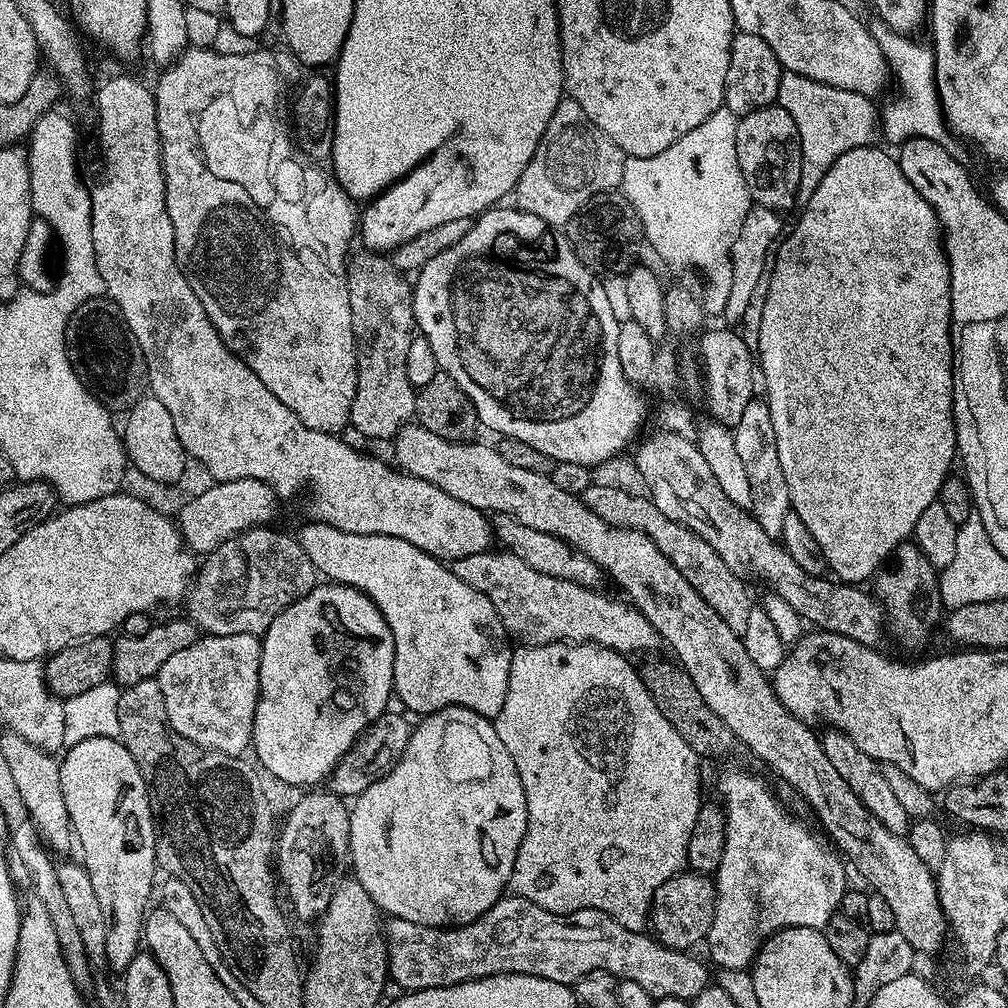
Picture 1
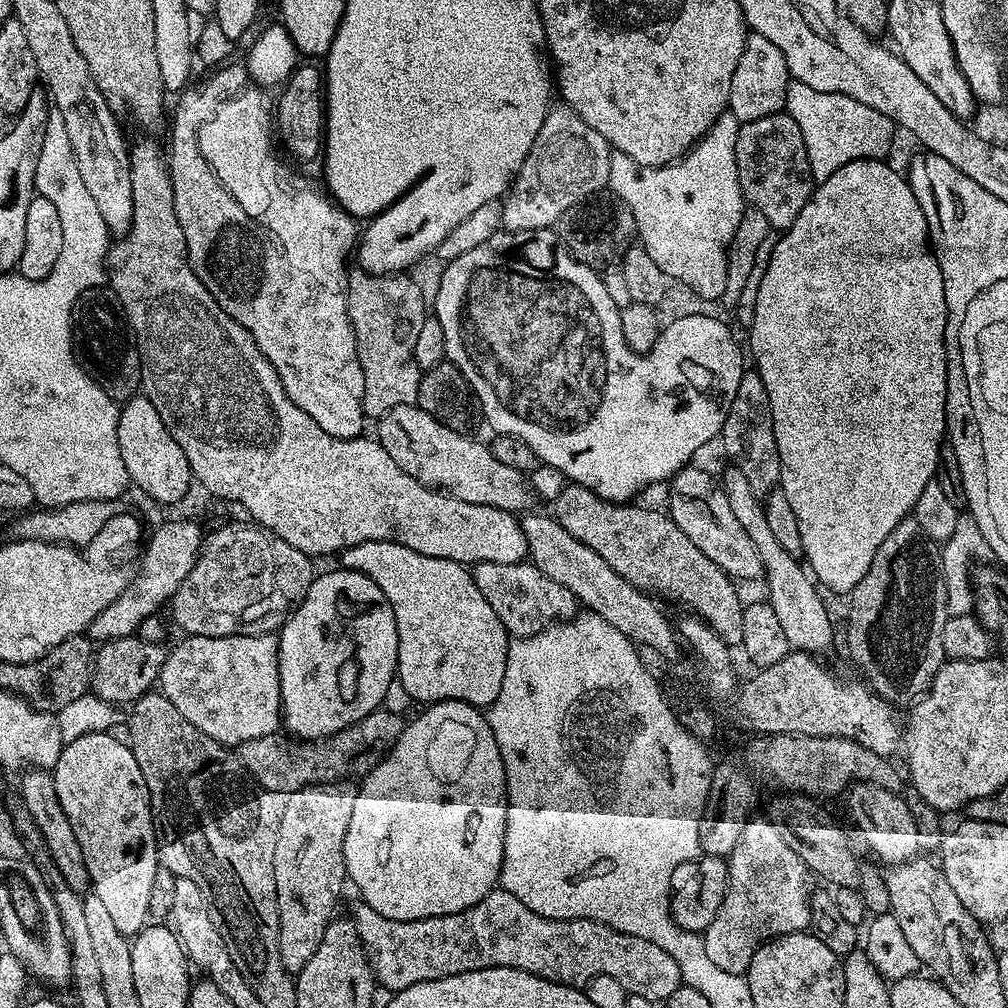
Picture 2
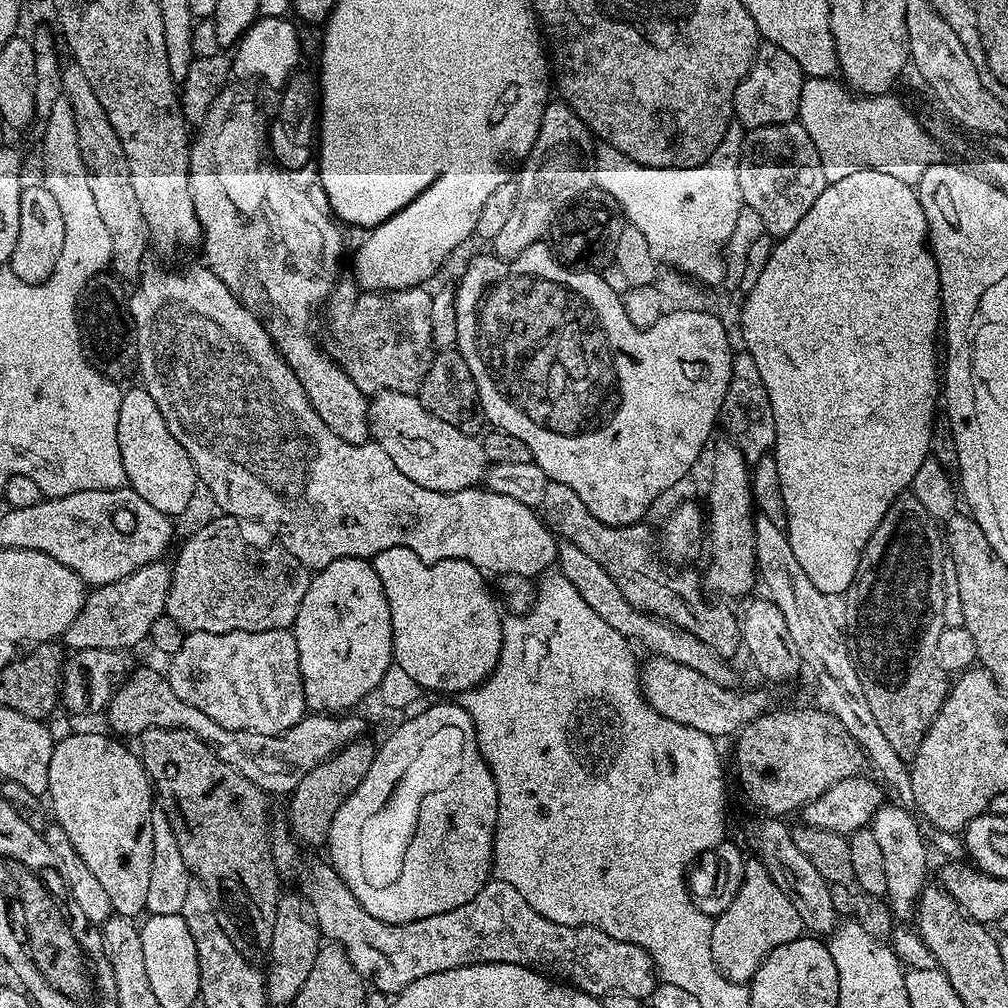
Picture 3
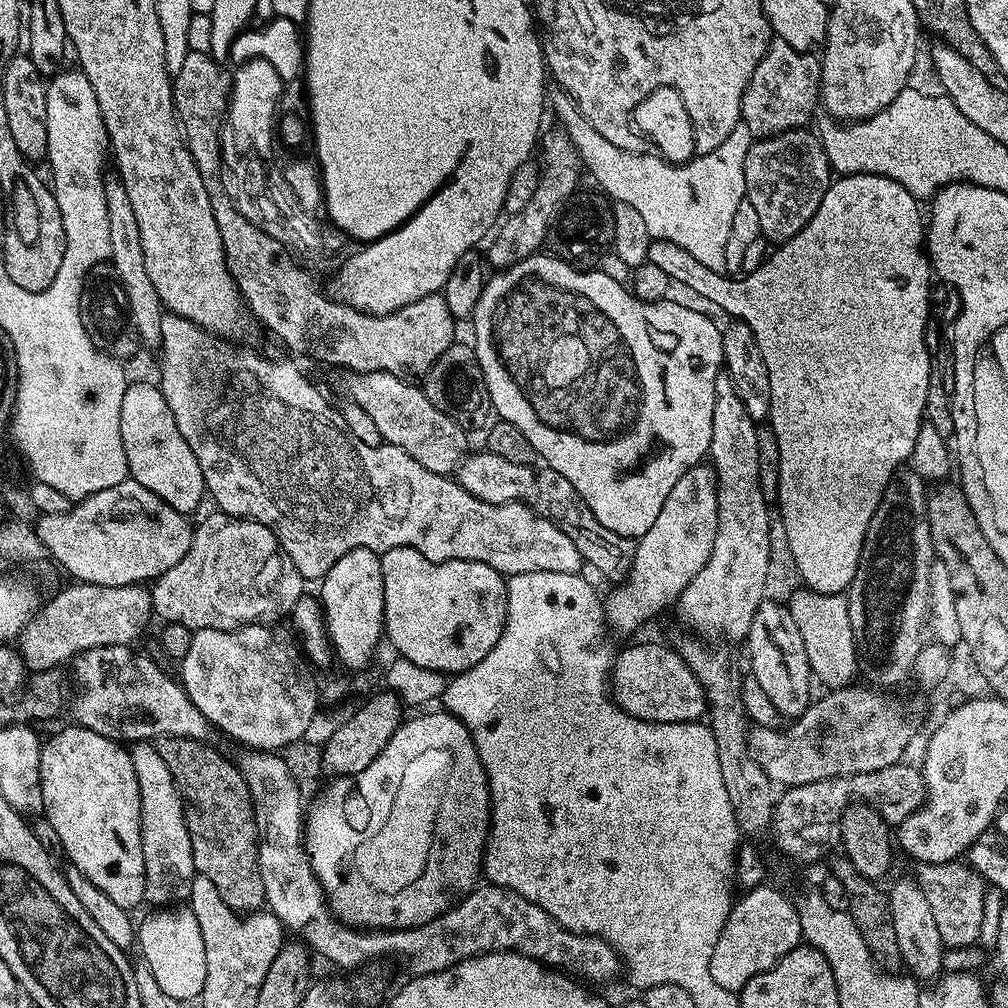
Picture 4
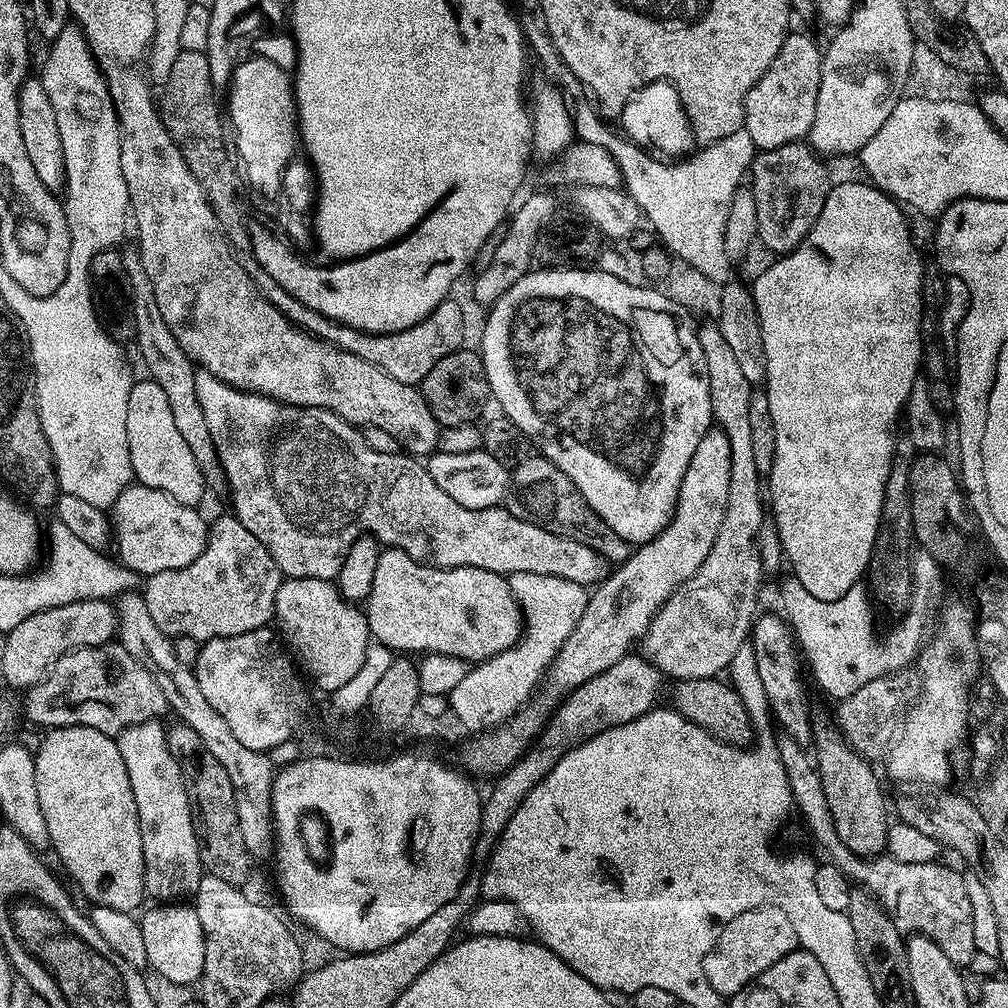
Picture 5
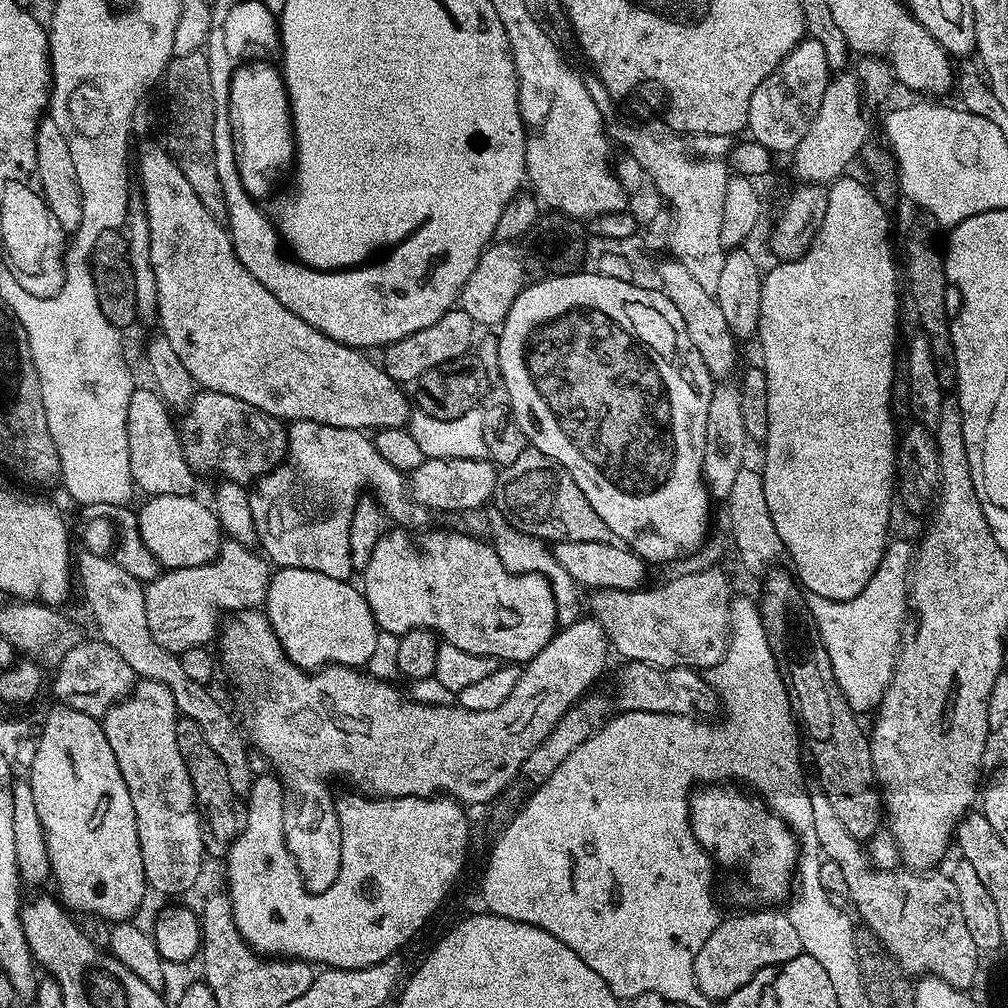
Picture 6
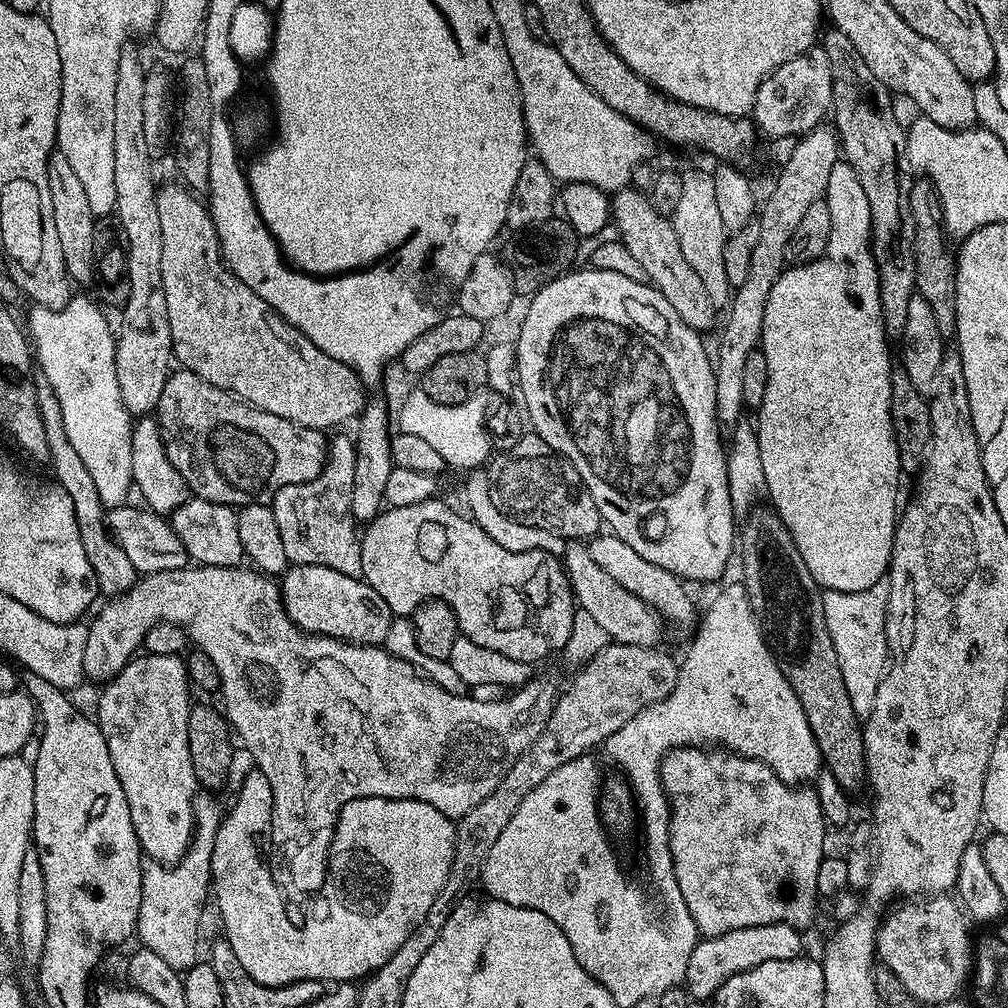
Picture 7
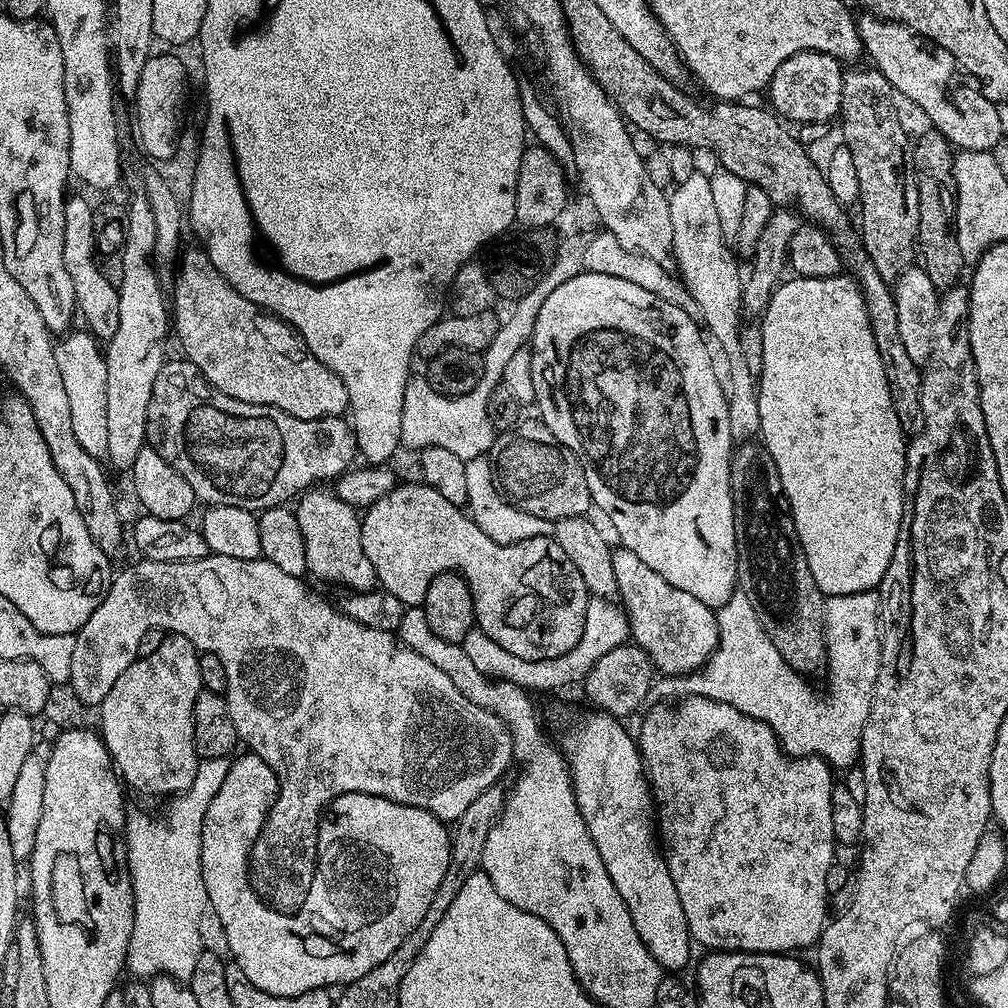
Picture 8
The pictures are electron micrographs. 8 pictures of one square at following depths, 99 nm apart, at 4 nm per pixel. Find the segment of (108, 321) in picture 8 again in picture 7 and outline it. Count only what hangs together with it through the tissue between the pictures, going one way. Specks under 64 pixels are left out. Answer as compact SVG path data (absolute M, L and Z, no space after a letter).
M59 150L53 151L48 158L48 181L50 198L54 202L54 226L58 226L58 242L62 242L66 270L73 281L81 280L88 284L94 280L94 265L98 260L98 245L94 242L98 218L90 210L90 202L86 198L86 190L81 180L76 177L66 154Z

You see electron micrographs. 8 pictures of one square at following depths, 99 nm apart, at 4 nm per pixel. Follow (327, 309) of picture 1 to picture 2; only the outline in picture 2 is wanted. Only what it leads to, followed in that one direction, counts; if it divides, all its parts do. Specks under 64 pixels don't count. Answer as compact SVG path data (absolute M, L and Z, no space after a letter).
M229 63L221 67L200 89L188 86L184 88L181 100L176 104L176 113L172 116L172 137L166 144L166 165L168 177L172 179L172 189L174 190L174 210L178 214L178 222L182 226L182 234L186 238L186 250L188 251L188 265L198 274L198 278L210 290L210 294L230 314L230 318L237 320L240 325L251 334L258 350L274 366L286 394L326 434L330 434L339 440L354 440L361 435L360 432L366 423L364 414L364 375L360 359L356 353L356 339L352 323L348 317L348 273L349 265L344 265L344 259L348 256L348 251L353 251L354 245L358 240L357 221L349 213L345 212L339 204L333 202L323 191L319 192L310 181L304 176L299 176L296 172L291 172L282 161L276 157L276 152L272 149L274 144L274 108L268 104L268 96L263 87L256 83L247 67L243 63Z

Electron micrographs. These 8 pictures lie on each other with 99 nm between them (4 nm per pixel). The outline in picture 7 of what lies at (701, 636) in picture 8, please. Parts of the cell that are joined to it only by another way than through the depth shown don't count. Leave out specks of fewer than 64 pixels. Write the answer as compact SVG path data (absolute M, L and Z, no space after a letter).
M597 534L587 541L590 550L590 558L610 574L618 582L618 586L626 586L642 602L646 602L665 621L668 620L678 627L684 628L688 623L695 621L698 616L698 608L692 605L692 600L688 597L685 581L680 577L670 574L670 570L662 570L662 566L654 566L654 562L646 562L642 554L638 554L632 547L626 546L622 538L611 534Z

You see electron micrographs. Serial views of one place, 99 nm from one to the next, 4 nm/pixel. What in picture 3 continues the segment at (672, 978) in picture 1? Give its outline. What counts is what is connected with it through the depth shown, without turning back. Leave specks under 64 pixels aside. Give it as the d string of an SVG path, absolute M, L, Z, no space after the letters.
M287 827L277 832L275 829L271 846L277 873L297 871L299 895L304 897L321 937L337 944L348 955L365 985L376 987L380 992L395 994L410 986L410 982L426 978L426 974L471 964L517 964L533 968L597 998L622 991L643 1001L657 986L656 963L642 946L615 940L597 928L550 922L550 918L538 914L514 886L501 880L489 879L482 890L478 890L466 906L458 906L458 910L446 910L446 914L434 914L409 924L391 924L362 910L362 902L350 894L346 882L342 882L331 863L304 864L300 857L301 845L290 838Z

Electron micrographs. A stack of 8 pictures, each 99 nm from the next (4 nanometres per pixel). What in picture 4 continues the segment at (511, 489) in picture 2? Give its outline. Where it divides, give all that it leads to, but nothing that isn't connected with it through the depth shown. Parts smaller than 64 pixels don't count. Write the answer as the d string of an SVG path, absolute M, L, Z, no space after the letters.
M358 372L347 378L344 388L352 395L352 404L374 420L383 443L406 450L414 462L439 476L448 476L460 467L466 455L464 447L468 444L465 429L434 407L423 387L416 385L415 388L412 385L415 383L389 372Z

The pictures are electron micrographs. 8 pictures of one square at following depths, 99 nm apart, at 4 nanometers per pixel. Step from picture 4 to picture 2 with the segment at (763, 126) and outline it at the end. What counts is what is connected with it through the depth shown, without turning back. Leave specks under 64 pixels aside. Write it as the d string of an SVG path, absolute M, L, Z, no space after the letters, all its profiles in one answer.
M752 32L744 37L742 58L738 58L738 66L734 66L734 78L730 82L730 98L727 111L734 114L742 122L766 118L775 112L785 111L786 90L790 83L786 58L782 58L782 50L770 42L770 38L762 38L762 34Z

